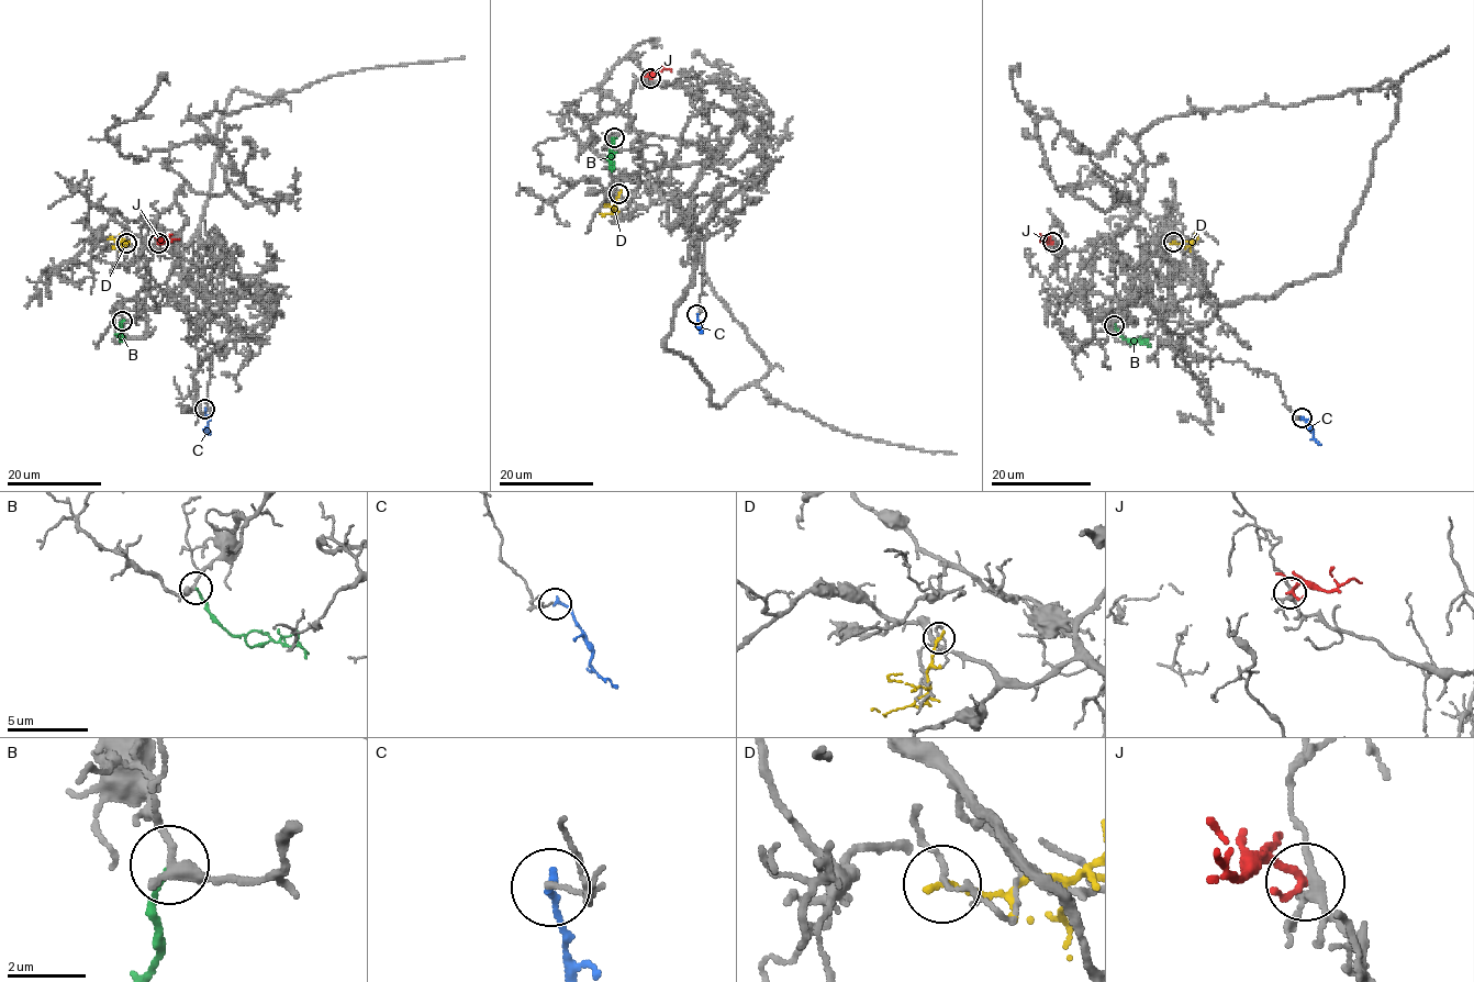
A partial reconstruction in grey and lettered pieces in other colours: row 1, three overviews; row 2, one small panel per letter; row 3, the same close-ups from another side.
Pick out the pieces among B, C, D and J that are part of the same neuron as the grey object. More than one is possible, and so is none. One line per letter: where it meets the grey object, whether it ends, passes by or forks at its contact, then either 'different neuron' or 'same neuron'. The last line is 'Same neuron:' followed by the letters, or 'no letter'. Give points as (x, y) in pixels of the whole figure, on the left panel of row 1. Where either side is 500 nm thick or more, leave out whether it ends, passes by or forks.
B: meets grey at (122, 321); it ends there; different neuron
C: meets grey at (204, 409); it ends there; different neuron
D: meets grey at (126, 243); it ends there; different neuron
J: meets grey at (158, 243); it passes by; different neuron
Same neuron: no letter

